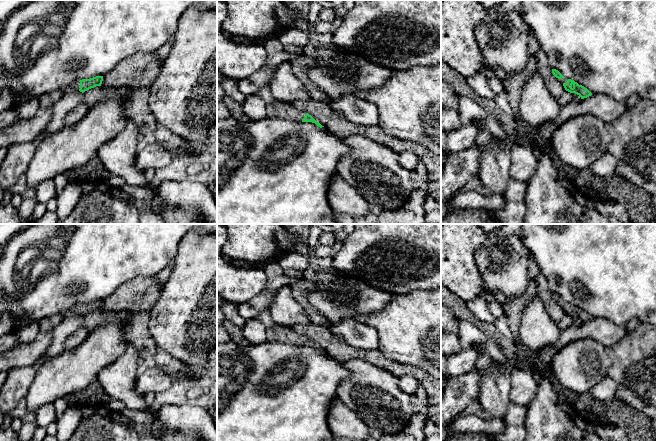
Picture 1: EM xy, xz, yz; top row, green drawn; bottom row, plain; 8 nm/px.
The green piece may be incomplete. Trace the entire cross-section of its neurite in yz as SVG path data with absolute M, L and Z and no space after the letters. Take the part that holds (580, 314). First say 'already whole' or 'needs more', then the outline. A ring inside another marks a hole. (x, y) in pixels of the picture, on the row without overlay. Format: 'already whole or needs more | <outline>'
needs more | M552 293L552 297L563 308L566 315L579 319L581 323L587 322L592 319L592 317L587 312L579 309L574 304L566 303L558 294Z

